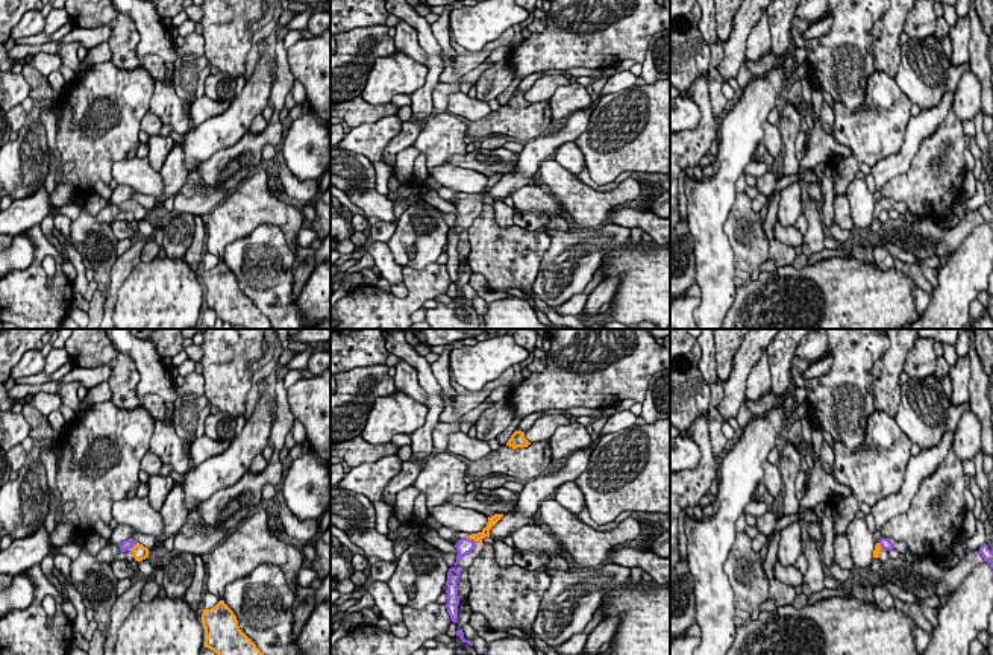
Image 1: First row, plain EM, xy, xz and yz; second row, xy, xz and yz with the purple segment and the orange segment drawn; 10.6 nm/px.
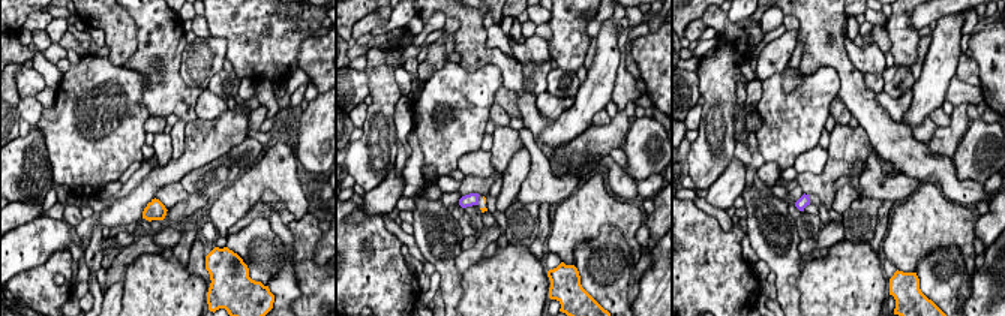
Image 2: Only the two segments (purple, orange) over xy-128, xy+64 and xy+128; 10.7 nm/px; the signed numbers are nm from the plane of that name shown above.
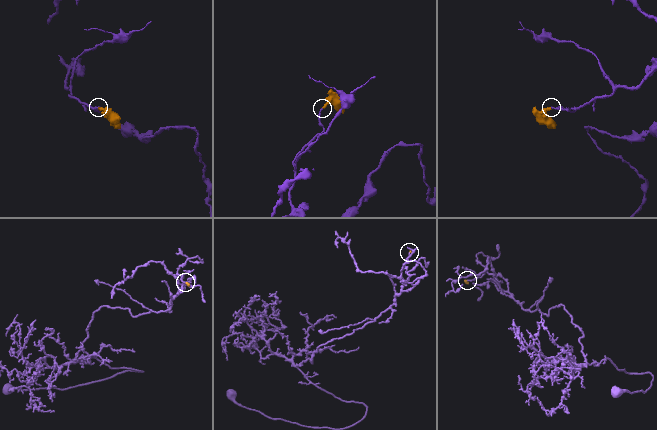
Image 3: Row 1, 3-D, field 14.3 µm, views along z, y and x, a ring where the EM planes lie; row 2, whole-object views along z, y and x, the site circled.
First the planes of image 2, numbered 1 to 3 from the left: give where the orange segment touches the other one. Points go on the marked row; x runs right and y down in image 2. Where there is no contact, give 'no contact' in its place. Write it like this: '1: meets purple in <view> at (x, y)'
1: no contact
2: no contact
3: no contact

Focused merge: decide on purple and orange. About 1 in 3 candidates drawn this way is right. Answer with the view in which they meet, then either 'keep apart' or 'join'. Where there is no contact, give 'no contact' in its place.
meets purple in xy; join

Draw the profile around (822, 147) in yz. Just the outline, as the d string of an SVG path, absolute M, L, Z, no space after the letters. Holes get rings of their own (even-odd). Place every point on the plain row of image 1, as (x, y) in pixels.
M811 83L813 108L816 114L814 127L810 135L807 152L799 161L799 167L814 170L817 164L829 162L835 155L849 156L852 152L849 147L838 144L831 135L828 135L820 126L820 109L823 103L822 89Z

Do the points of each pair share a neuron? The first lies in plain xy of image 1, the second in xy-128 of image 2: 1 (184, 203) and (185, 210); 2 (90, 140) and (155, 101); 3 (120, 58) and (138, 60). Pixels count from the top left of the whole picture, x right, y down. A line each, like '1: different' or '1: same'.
1: same
2: different
3: different

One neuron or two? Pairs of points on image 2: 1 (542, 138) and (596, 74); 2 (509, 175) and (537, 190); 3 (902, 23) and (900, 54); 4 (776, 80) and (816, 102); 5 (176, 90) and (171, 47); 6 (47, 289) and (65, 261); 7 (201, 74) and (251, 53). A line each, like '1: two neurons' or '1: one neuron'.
1: one neuron
2: two neurons
3: one neuron
4: one neuron
5: one neuron
6: one neuron
7: two neurons

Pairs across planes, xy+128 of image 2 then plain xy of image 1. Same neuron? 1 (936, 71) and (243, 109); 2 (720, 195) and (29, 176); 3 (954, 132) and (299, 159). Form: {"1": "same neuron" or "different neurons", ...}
{"1": "same neuron", "2": "different neurons", "3": "different neurons"}

